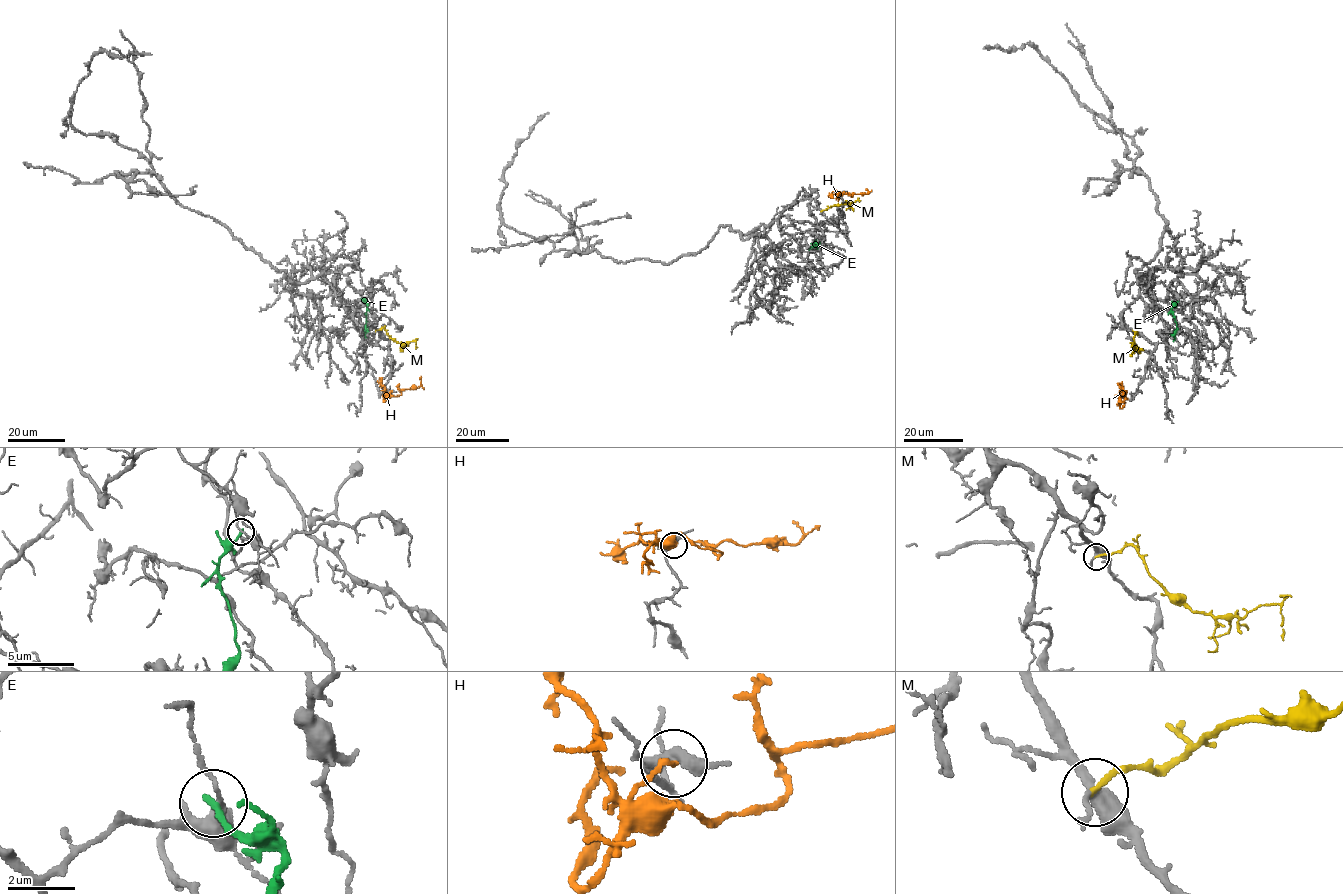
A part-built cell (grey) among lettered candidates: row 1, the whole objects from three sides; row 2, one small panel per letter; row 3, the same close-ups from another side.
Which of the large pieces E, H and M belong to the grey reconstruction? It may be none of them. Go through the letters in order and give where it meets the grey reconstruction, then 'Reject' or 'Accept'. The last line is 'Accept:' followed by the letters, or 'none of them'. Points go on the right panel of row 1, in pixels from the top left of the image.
E: Touches grey at (1177, 302). Reject
H: Touches grey at (1121, 397). Reject
M: Touches grey at (1138, 334). Accept
Accept: M

